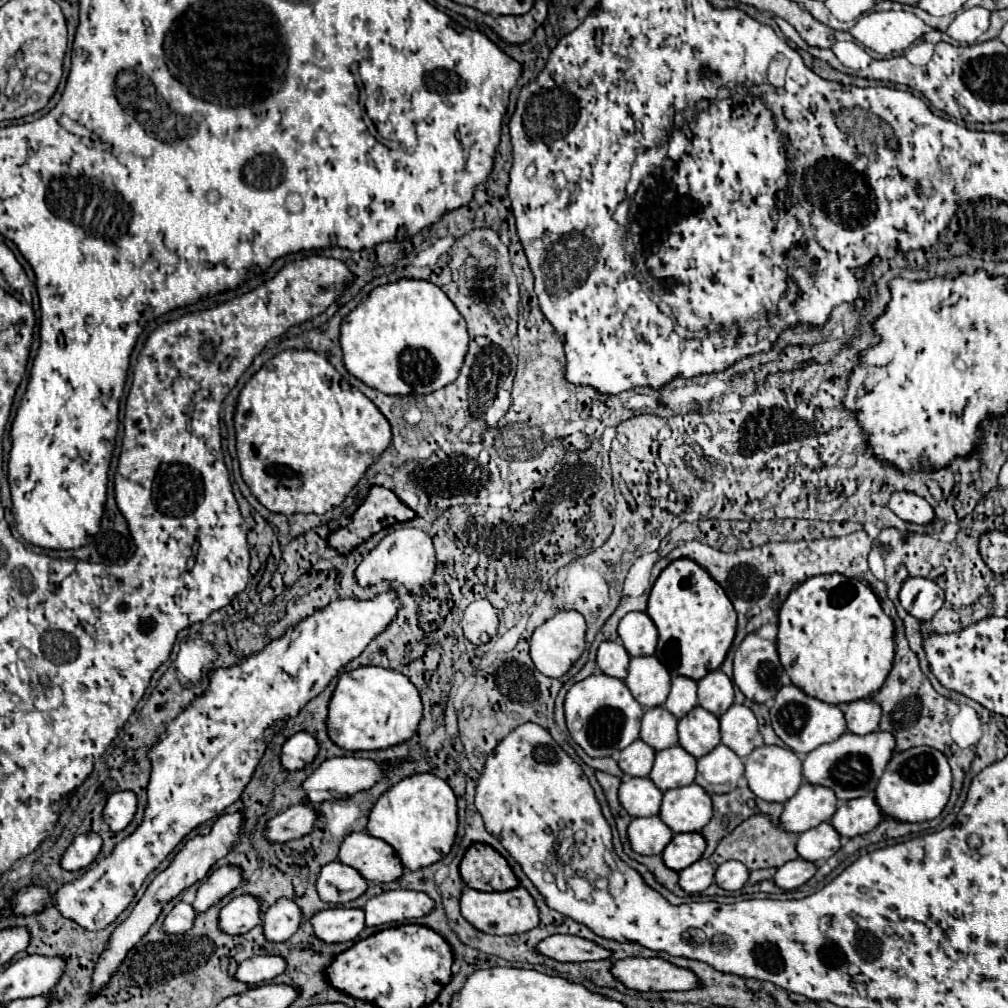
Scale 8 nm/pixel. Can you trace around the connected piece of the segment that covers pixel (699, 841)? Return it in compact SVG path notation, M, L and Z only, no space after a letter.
M682 832L682 834L674 834L662 858L668 868L680 872L690 864L694 864L696 860L700 860L704 848L706 848L706 840L700 832Z

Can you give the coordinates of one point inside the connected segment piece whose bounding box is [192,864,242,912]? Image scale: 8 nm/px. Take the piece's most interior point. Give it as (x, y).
(223, 880)

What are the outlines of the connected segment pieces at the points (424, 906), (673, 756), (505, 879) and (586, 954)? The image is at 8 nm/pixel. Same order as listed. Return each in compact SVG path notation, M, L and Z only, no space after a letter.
M390 890L380 896L374 896L364 906L366 926L380 926L392 922L406 922L412 918L420 918L434 910L434 900L416 890Z
M680 744L658 750L650 778L660 786L660 790L692 784L696 778L696 758Z
M472 844L460 864L462 880L482 892L504 892L520 886L506 858L488 844Z
M556 934L552 938L546 938L540 942L538 950L554 960L560 962L586 962L586 960L604 960L610 958L612 952L608 948L602 948L600 944L572 936L572 934Z

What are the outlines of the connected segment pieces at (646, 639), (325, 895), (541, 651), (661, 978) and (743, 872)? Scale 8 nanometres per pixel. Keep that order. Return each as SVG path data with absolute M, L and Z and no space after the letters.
M628 612L618 626L618 634L630 656L654 654L658 630L646 612Z
M330 862L322 868L316 888L324 902L346 904L366 892L368 880L362 878L362 874L352 866L346 866L342 862Z
M576 610L558 612L554 618L546 620L542 626L538 626L530 638L530 656L534 660L534 666L550 678L564 676L572 668L572 664L582 656L582 652L586 648L584 634L586 634L586 622L580 612L576 612Z
M626 958L618 960L612 974L626 986L638 992L648 990L694 990L700 986L696 974L678 968L664 958Z
M728 860L718 866L716 870L716 884L724 890L740 890L748 882L750 870L738 862L738 860Z

